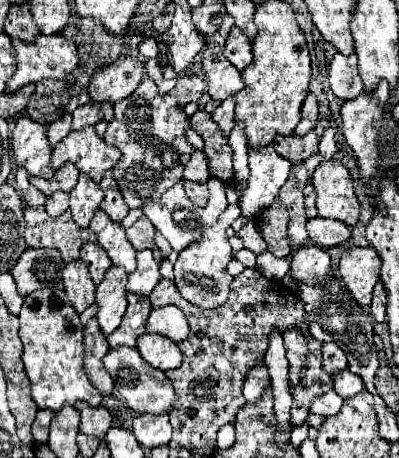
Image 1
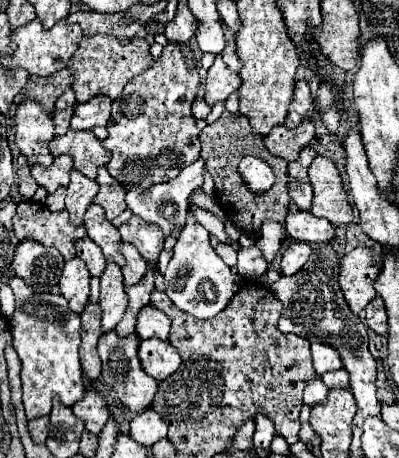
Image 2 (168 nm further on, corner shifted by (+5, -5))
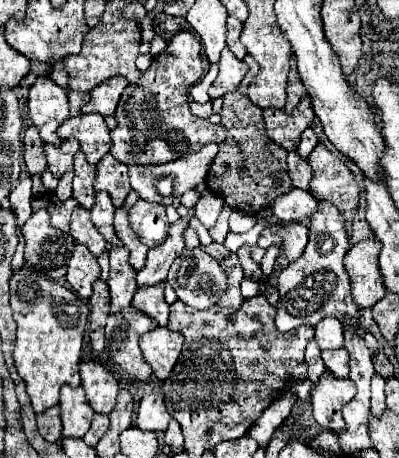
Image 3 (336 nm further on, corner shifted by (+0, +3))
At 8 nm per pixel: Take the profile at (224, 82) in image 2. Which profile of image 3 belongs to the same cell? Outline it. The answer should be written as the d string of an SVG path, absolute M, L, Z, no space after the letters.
M222 50L222 60L220 60L220 72L216 82L212 84L212 88L208 90L210 98L222 98L228 92L234 92L244 76L248 72L248 64L244 60L238 60L230 50Z

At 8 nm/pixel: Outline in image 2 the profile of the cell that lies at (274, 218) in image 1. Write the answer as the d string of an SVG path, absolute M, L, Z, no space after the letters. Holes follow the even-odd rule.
M225 110L223 116L217 122L213 122L213 124L209 124L209 126L205 126L201 130L199 140L203 144L201 158L205 160L205 166L211 172L213 180L215 180L215 198L217 198L219 206L225 210L227 218L241 232L245 232L251 238L257 238L265 220L275 220L275 222L281 222L281 224L285 222L285 216L289 212L287 162L283 158L275 158L275 156L269 154L269 150L263 144L263 136L259 136L259 134L255 134L251 130L251 124L249 124L249 120L243 114L229 114ZM245 154L253 154L253 156L263 158L275 170L277 180L275 180L273 188L269 190L269 194L267 192L265 194L253 194L253 192L249 192L247 184L239 176L237 166L241 162L241 156L245 156Z

